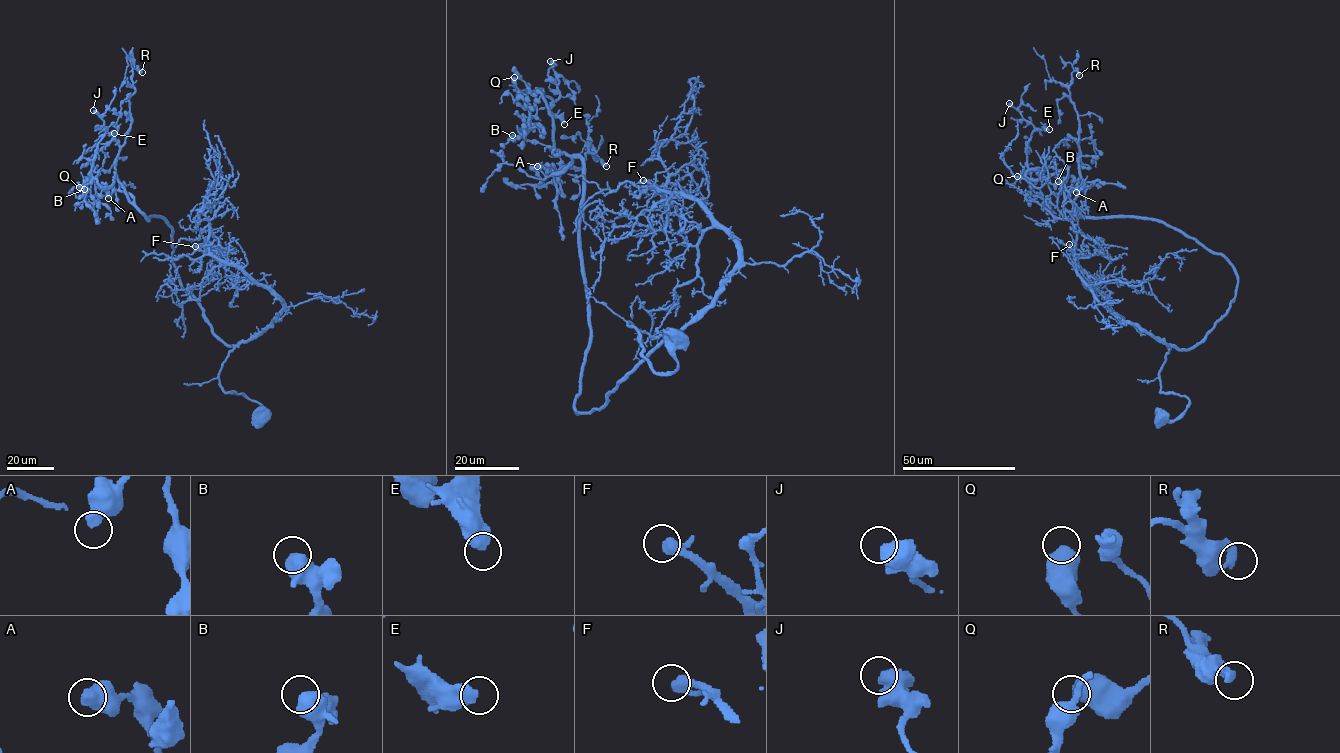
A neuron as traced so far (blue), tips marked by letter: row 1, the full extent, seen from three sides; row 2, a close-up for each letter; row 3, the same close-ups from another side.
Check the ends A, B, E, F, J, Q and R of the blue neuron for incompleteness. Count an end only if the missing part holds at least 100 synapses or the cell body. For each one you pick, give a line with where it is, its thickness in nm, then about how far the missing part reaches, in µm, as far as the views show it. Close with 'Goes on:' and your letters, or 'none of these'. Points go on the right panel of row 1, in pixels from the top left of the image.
F: Place: (1069, 244). Thickness 340 nm. Missing length about 60 µm
Goes on: F

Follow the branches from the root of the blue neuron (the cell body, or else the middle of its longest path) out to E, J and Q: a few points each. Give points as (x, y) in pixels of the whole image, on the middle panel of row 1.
E: (679, 339), (655, 372), (628, 323), (663, 339), (577, 413), (583, 165), (555, 154), (531, 92), (564, 124)
J: (679, 339), (655, 372), (628, 323), (663, 339), (577, 413), (583, 165), (531, 93), (559, 97), (550, 61)
Q: (679, 339), (655, 372), (628, 323), (663, 339), (577, 413), (583, 162), (514, 77)

